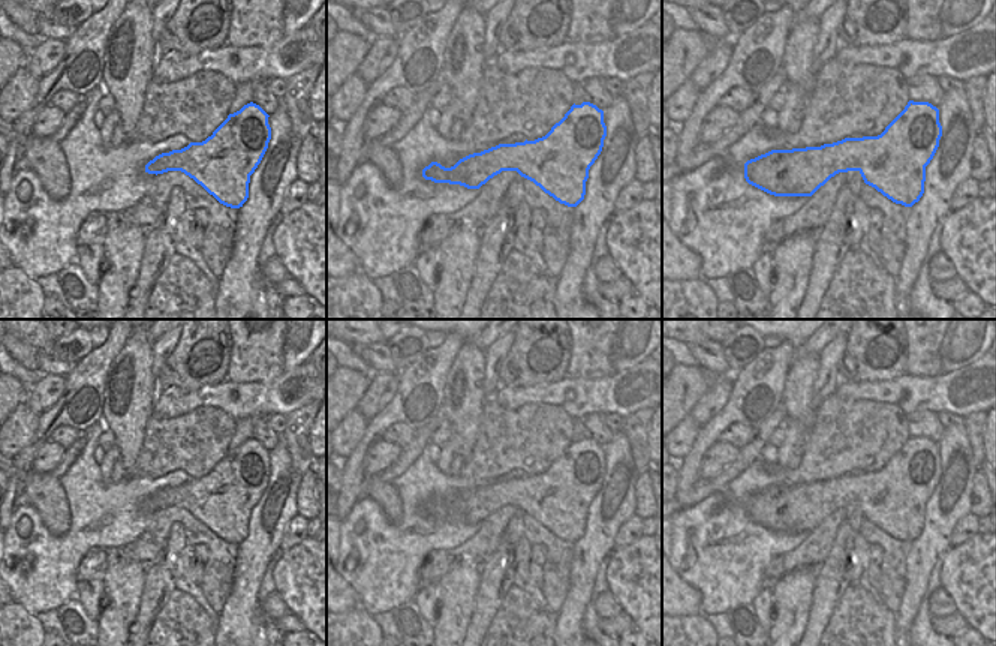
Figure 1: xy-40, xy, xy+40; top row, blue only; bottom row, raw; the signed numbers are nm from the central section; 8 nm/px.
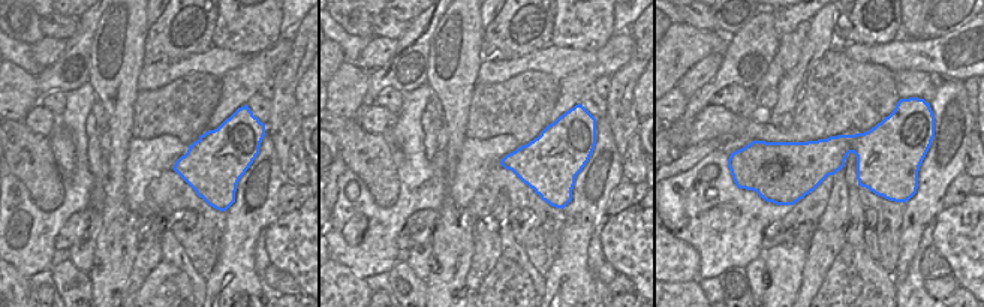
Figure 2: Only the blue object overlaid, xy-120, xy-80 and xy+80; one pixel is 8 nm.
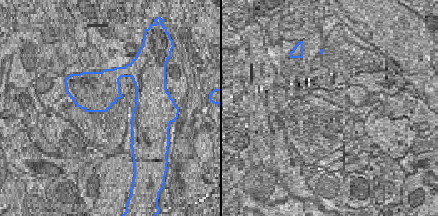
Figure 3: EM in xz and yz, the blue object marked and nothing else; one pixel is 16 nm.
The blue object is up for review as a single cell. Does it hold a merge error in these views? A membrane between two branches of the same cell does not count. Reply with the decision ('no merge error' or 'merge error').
no merge error

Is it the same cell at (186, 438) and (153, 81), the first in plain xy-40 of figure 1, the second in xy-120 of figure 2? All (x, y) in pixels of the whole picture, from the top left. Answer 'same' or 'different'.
different

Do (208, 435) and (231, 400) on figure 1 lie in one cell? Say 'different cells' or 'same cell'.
different cells

